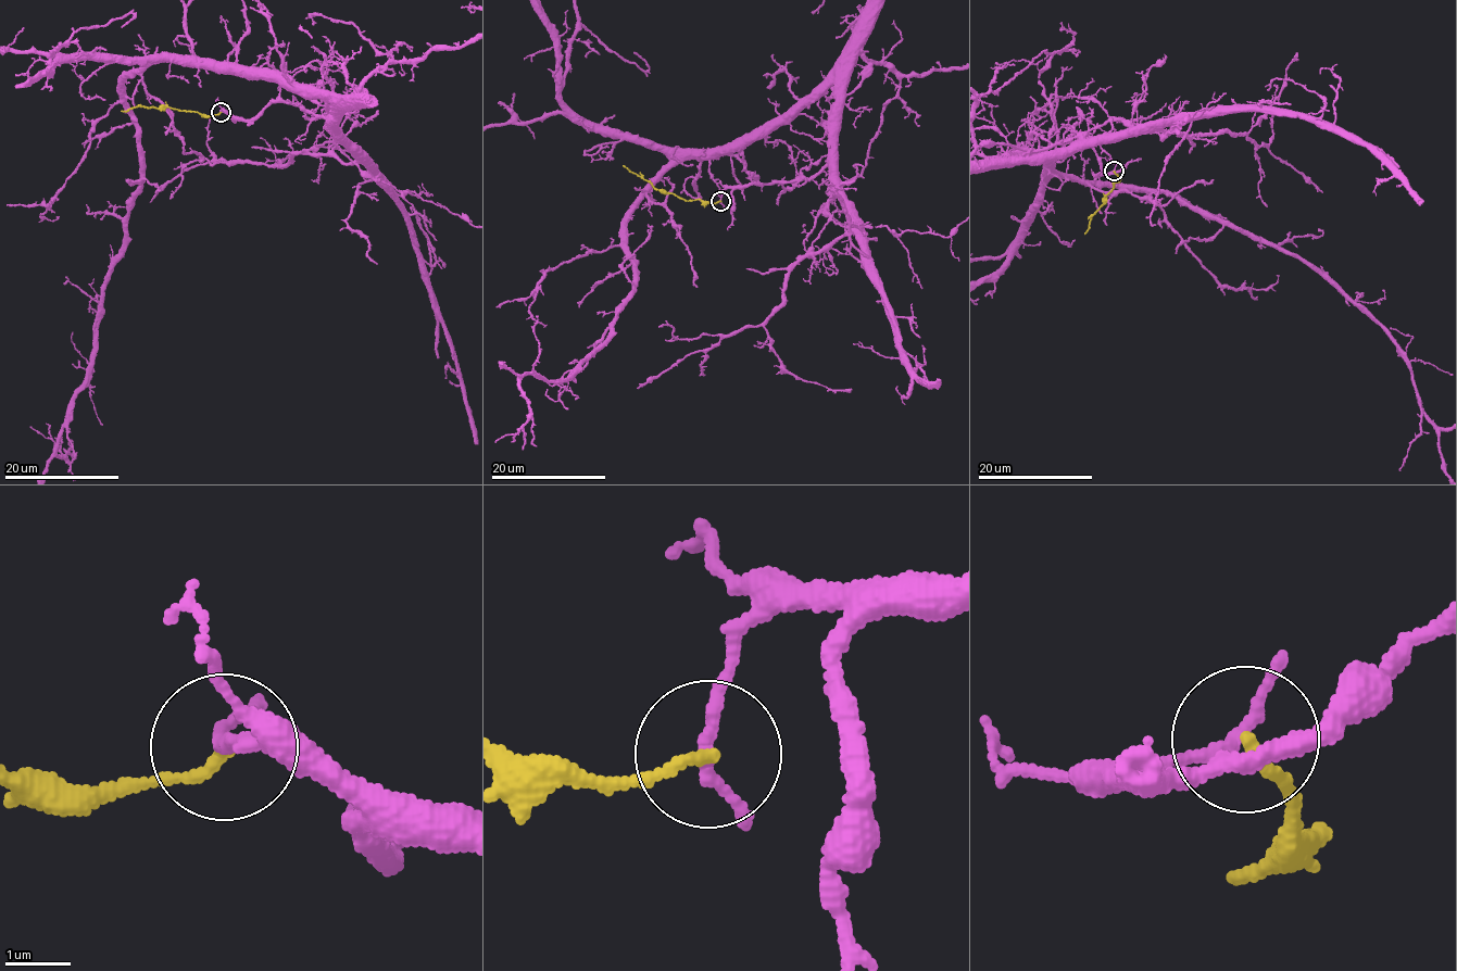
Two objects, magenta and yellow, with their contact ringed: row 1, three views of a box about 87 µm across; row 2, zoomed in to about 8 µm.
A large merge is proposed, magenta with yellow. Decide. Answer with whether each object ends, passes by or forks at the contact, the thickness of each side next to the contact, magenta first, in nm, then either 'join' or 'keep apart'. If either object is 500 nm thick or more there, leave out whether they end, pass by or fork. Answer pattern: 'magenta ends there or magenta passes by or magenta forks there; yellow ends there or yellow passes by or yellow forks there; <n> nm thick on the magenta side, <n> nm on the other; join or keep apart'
magenta passes by; yellow ends there; 170 nm thick on the magenta side, 160 nm on the other; keep apart

